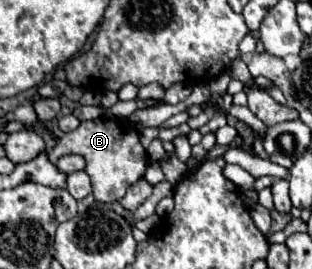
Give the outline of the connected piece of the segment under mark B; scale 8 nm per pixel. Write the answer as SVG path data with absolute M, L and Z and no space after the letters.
M96 119L96 121L82 121L78 129L64 133L56 147L48 153L50 161L56 163L62 155L82 155L86 159L86 173L92 179L92 193L96 201L112 203L120 201L130 185L134 185L140 177L144 177L148 155L146 149L140 145L138 131L128 121L108 121L108 119Z

